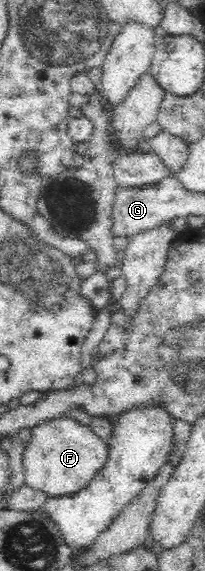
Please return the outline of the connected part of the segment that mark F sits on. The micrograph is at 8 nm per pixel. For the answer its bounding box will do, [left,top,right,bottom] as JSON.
[23,418,108,498]

